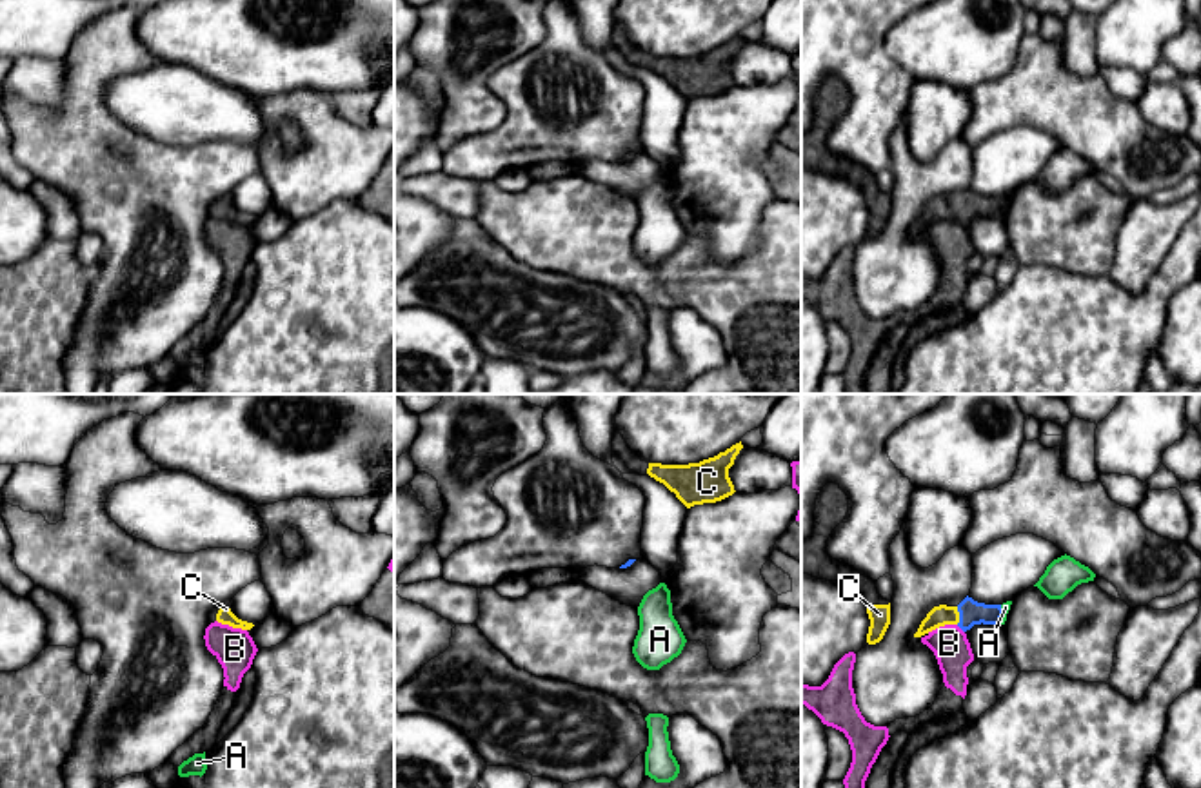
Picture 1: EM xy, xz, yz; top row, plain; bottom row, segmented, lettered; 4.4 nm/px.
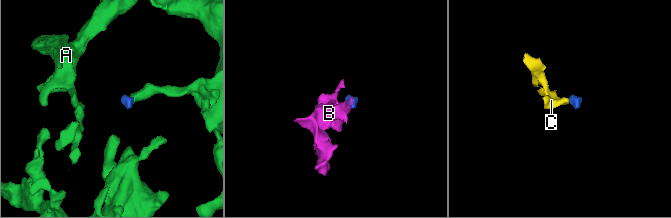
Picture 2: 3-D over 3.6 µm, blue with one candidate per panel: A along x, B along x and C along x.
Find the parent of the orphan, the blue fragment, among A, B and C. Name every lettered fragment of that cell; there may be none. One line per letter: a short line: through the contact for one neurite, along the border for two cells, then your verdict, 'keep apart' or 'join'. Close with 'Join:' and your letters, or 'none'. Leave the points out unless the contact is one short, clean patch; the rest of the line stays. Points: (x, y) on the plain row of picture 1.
A: line yz (1000, 198), (1002, 216); keep apart
B: line yz (956, 218), (963, 226); keep apart
C: line yz (971, 206), (960, 209), (940, 209); join
Join: C

